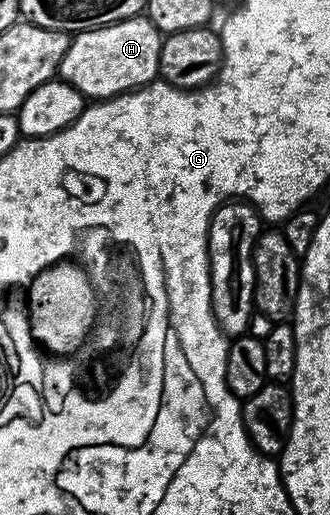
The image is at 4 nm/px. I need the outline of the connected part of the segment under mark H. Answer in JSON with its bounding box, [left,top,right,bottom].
[58,16,164,100]

